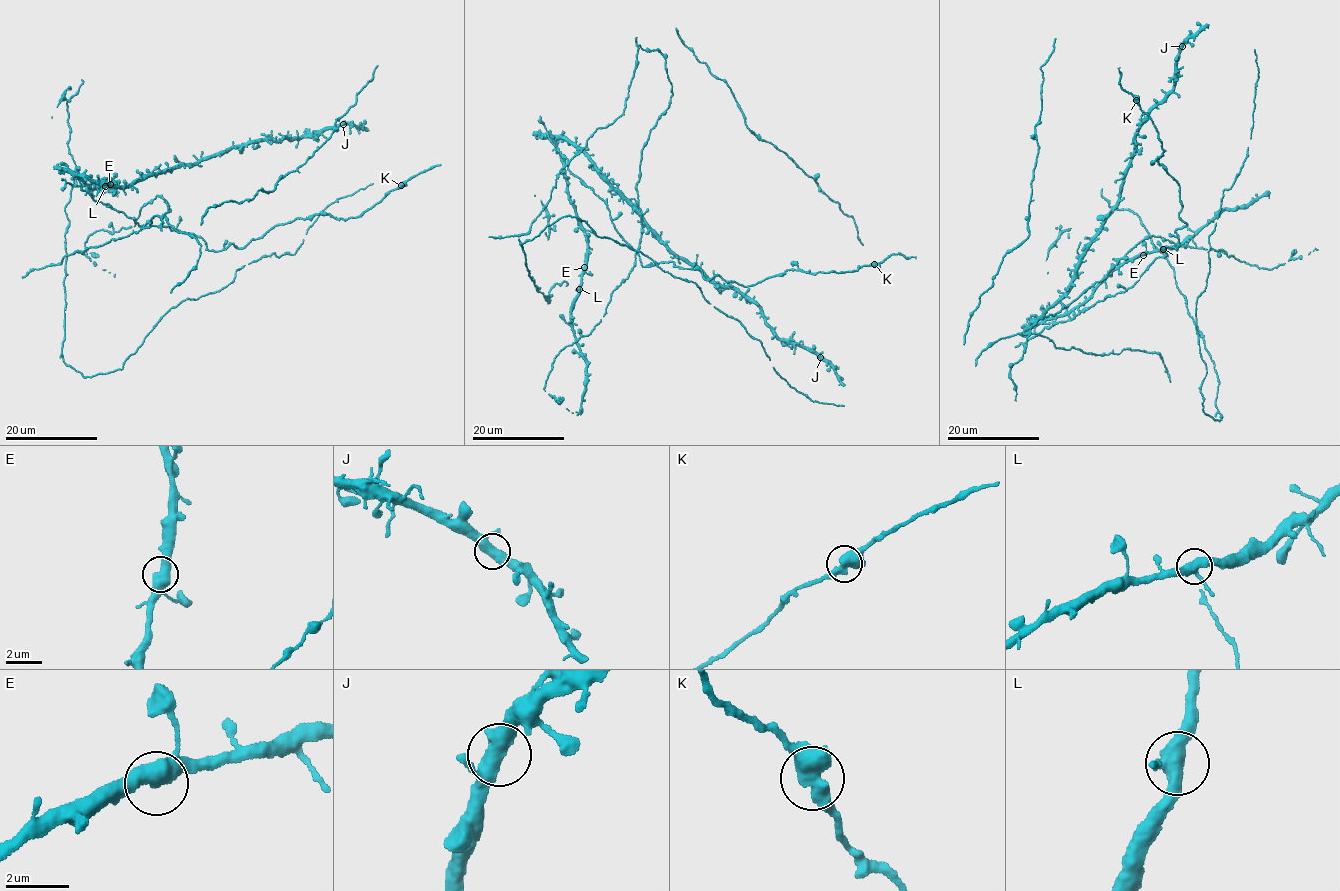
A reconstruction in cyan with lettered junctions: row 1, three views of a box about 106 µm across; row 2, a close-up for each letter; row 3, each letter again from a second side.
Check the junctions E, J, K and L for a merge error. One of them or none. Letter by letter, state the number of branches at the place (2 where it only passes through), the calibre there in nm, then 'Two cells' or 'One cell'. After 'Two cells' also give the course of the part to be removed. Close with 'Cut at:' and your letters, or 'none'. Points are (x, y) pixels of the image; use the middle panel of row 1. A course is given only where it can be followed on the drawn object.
E: Branches: 3. Thickness 420 nm. One cell
J: Branches: 3. Thickness 440 nm. One cell
K: Branches: 3. Thickness 460 nm. Two cells. Course of the part to remove: (874, 264), (893, 255), (915, 259)
L: Branches: 3. Thickness 400 nm. One cell
Cut at: K

